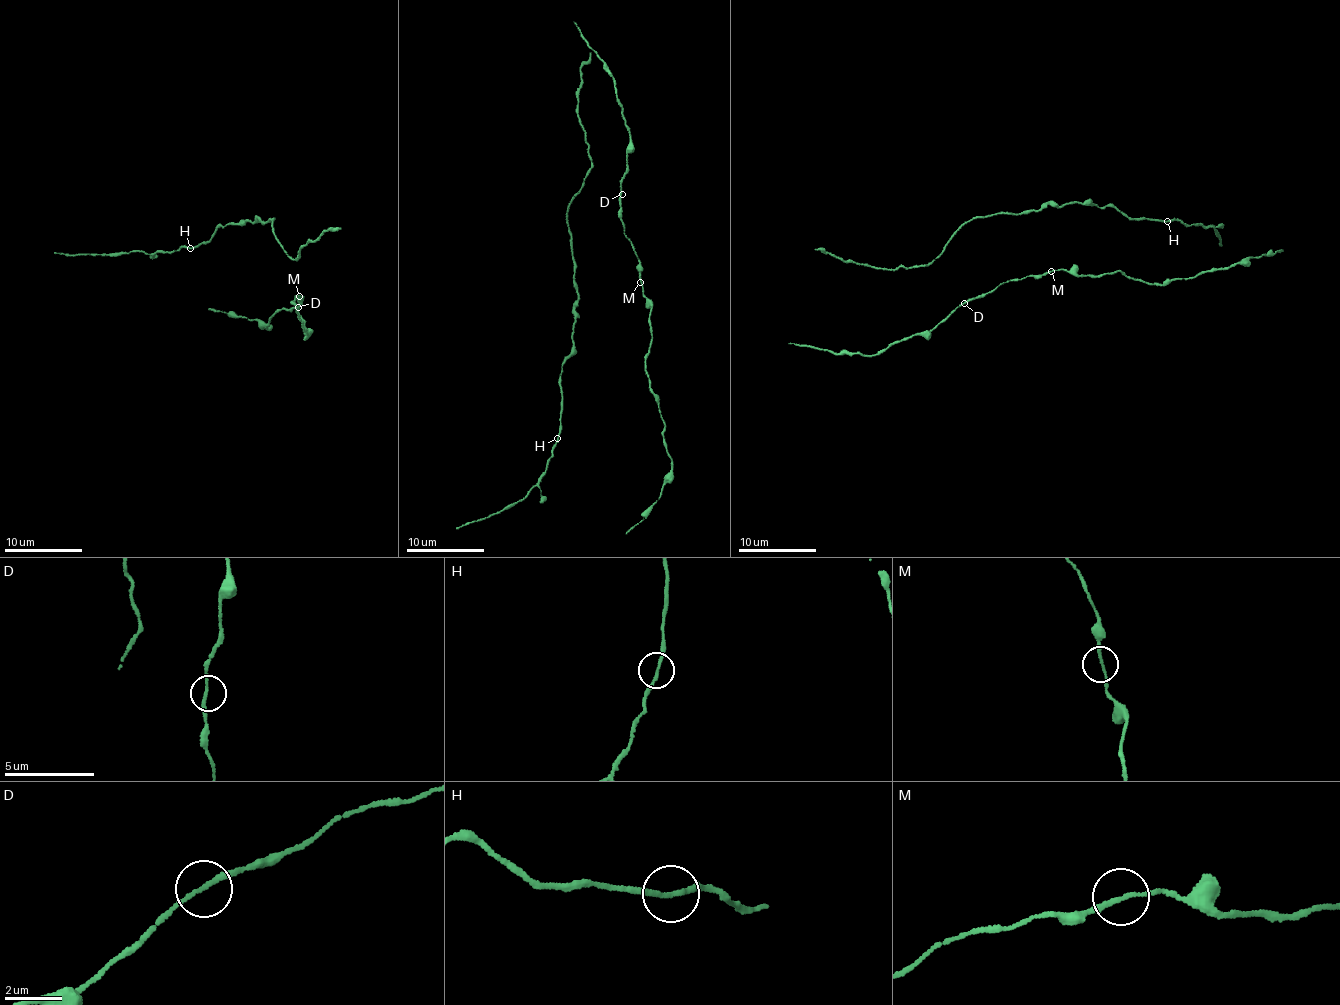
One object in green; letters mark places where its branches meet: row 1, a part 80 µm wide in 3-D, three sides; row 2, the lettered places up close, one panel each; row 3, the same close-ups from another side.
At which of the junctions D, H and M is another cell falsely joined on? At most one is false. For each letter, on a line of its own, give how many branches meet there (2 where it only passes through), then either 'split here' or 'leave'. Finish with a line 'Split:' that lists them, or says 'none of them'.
D: 2 branches meet; leave
H: 2 branches meet; leave
M: 2 branches meet; leave
Split: none of them

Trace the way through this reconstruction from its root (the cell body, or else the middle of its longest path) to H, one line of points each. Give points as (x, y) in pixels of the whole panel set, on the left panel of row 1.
H: (286, 255), (271, 226), (274, 219), (262, 224), (258, 219), (220, 225), (209, 240), (189, 247)

